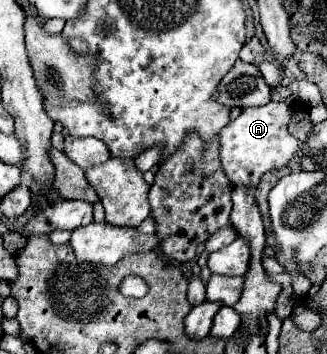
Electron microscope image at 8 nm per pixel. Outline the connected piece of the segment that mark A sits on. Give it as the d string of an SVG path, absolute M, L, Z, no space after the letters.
M269 101L263 107L245 109L235 121L231 121L229 125L225 125L219 131L219 157L221 157L221 165L223 165L223 171L225 171L225 177L229 179L229 185L233 189L235 187L247 187L247 189L255 187L263 173L267 173L271 169L281 169L299 151L299 141L287 133L287 125L289 123L291 123L291 109L287 107L287 103Z

